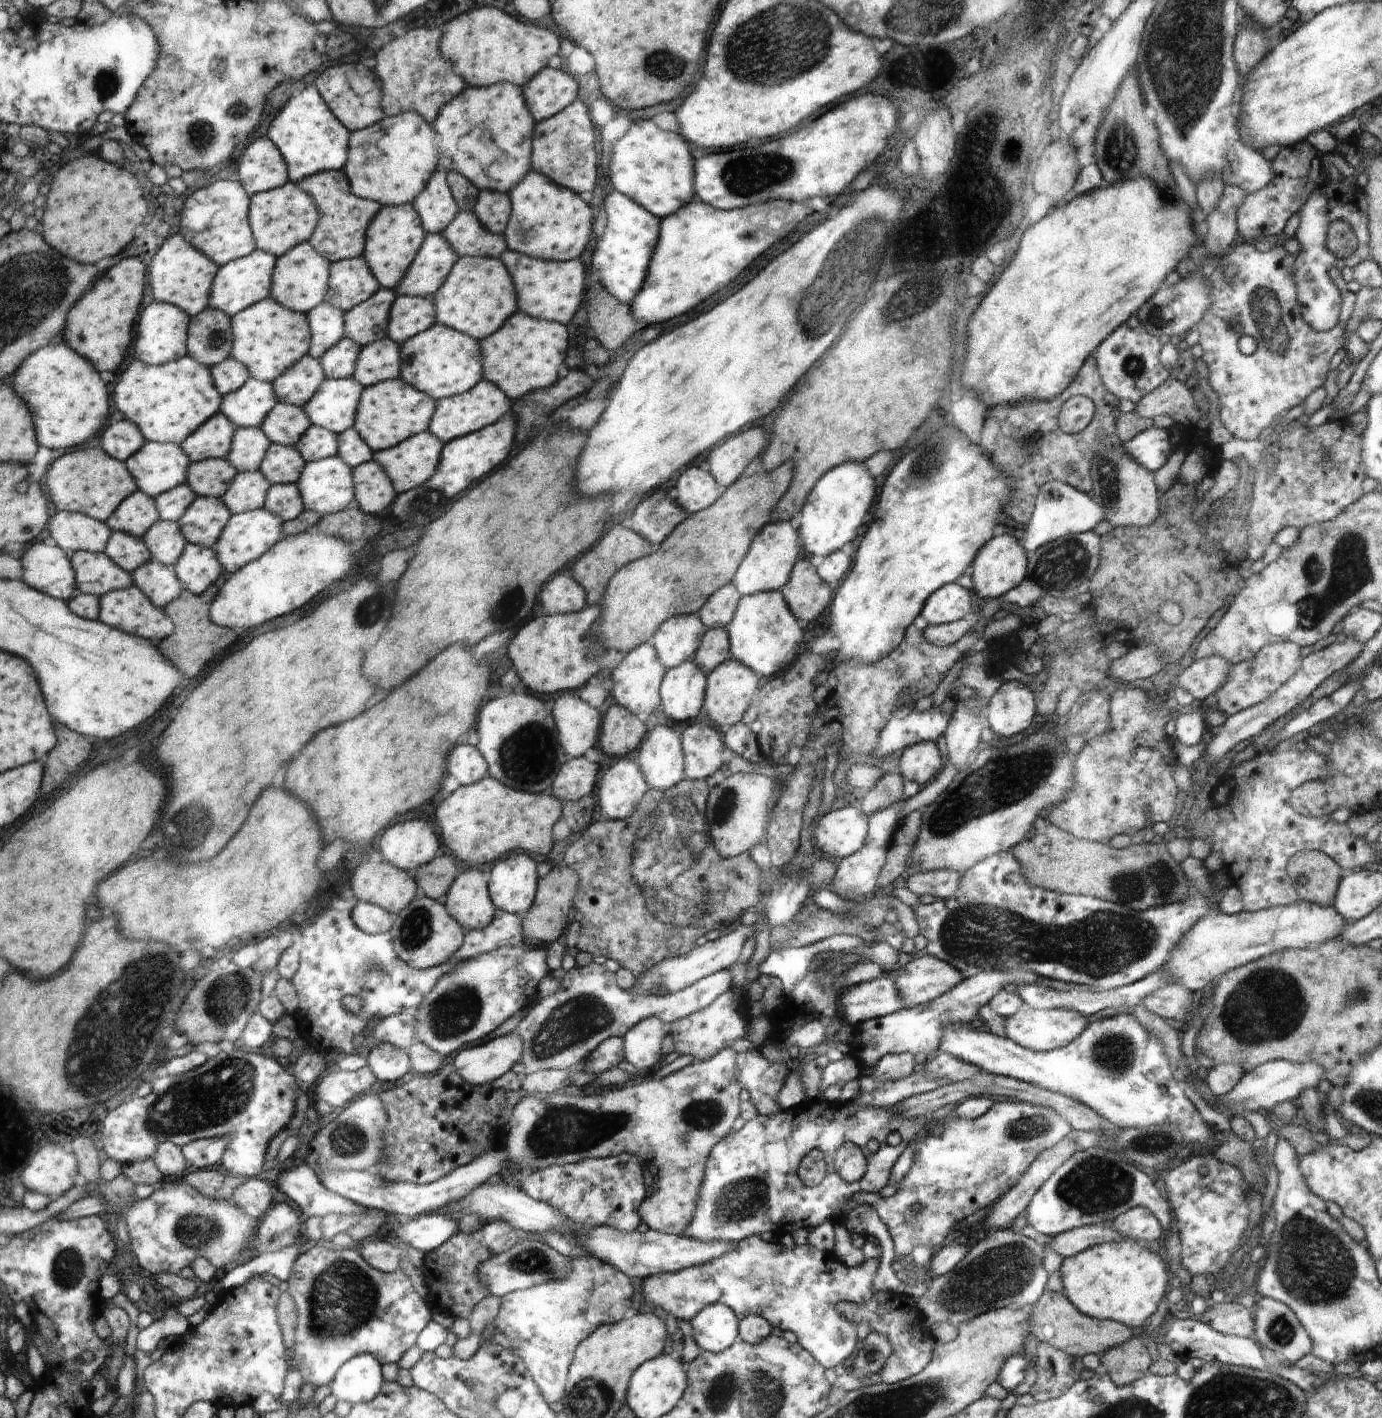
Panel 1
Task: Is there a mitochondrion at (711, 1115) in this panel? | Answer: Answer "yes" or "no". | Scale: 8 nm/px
yes

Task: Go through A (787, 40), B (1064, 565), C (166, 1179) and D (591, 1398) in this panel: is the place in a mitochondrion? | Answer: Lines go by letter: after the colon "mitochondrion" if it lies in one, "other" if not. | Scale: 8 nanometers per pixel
A: mitochondrion
B: mitochondrion
C: other
D: mitochondrion

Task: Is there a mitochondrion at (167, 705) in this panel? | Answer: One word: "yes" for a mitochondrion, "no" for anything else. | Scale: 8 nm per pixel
no

